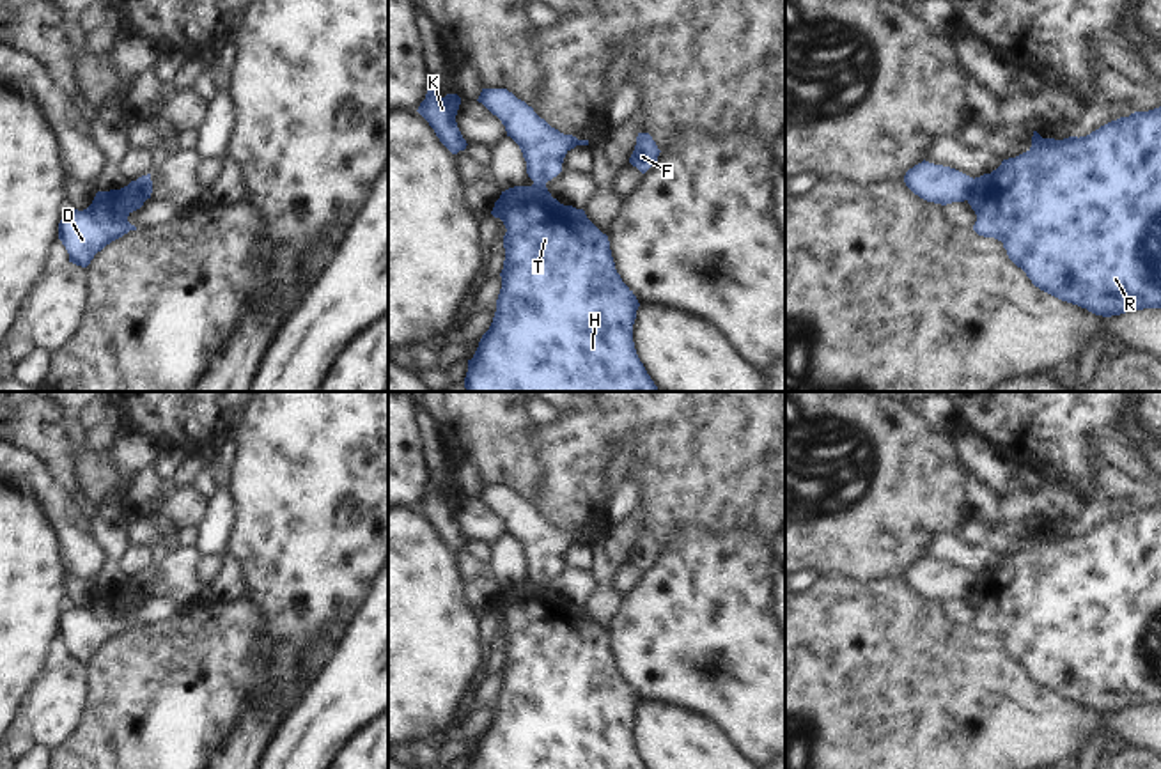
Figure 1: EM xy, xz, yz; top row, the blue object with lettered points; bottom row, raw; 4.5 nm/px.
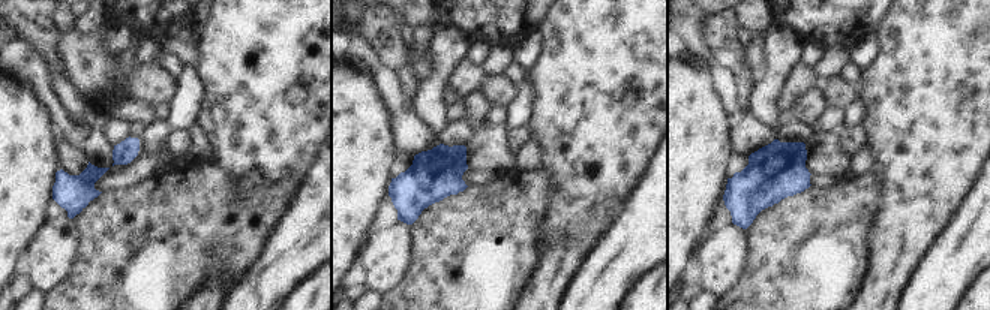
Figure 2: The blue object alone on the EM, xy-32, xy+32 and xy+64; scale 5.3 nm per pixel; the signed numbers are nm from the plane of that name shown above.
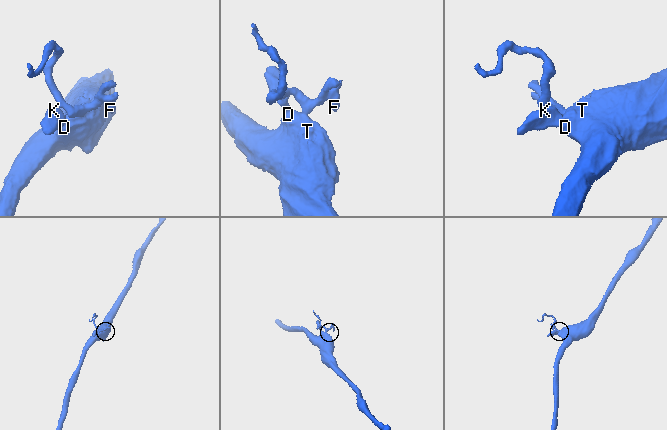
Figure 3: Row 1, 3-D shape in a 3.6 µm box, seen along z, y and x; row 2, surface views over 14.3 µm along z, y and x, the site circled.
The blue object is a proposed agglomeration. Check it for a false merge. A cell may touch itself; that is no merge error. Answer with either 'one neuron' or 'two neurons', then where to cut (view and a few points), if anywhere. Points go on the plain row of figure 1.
two neurons | yz (973, 576), (966, 596)

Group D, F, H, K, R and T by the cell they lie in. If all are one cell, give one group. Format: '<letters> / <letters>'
D H K R T / F

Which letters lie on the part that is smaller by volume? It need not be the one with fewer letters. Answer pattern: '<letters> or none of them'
F

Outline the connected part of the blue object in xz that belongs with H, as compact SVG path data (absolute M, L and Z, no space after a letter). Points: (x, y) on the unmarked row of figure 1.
M534 579L502 588L491 611L507 625L502 686L493 719L468 757L468 769L647 769L633 739L640 700L615 666L608 633L585 608L560 601L546 581Z

